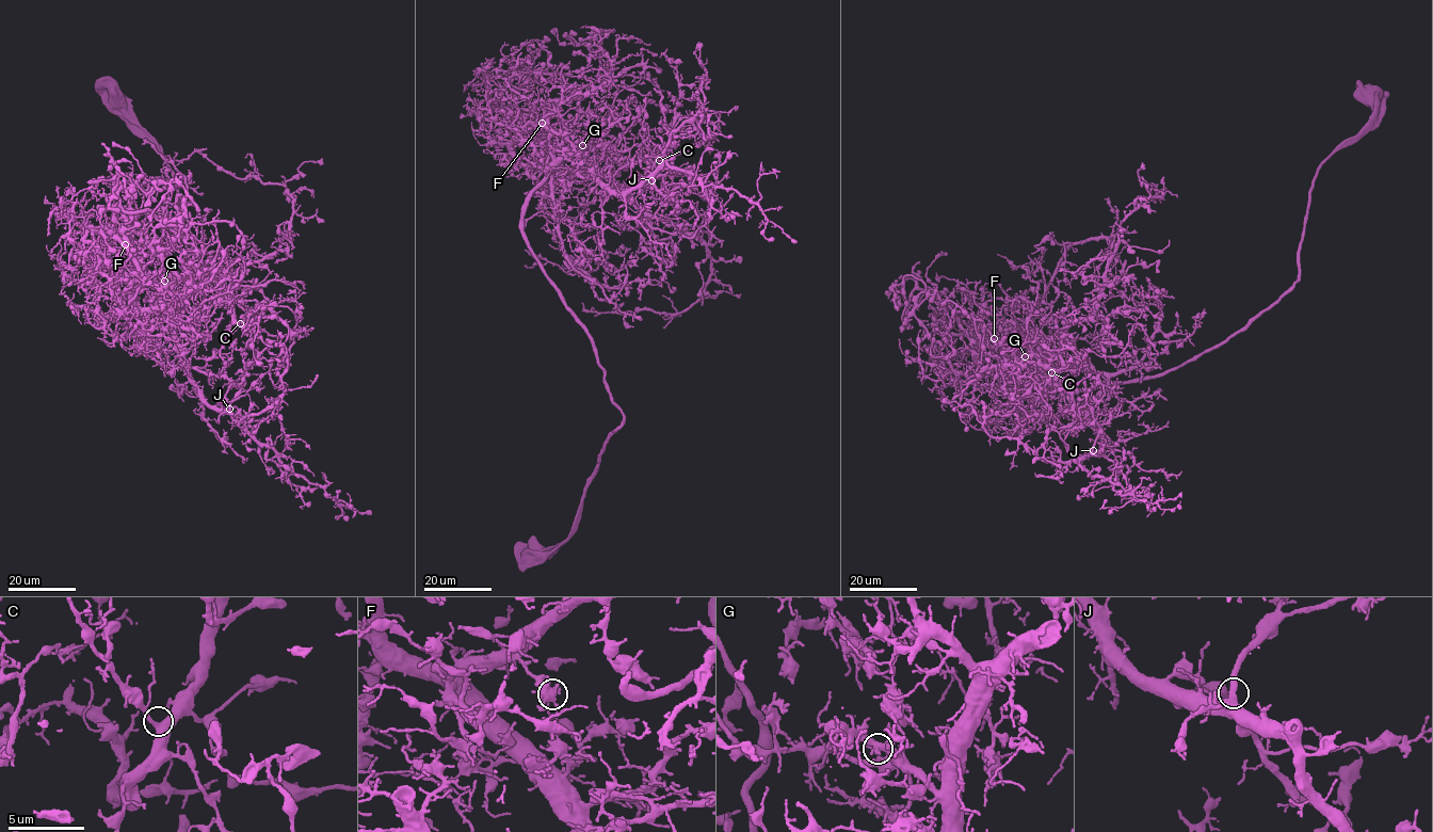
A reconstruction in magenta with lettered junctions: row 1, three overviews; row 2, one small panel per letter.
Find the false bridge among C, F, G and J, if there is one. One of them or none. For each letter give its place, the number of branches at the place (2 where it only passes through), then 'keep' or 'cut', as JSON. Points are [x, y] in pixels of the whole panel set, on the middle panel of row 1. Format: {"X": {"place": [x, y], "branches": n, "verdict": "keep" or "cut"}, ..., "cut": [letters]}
{"C": {"place": [659, 160], "branches": 2, "verdict": "keep"}, "F": {"place": [542, 123], "branches": 2, "verdict": "keep"}, "G": {"place": [582, 145], "branches": 2, "verdict": "keep"}, "J": {"place": [651, 180], "branches": 2, "verdict": "keep"}, "cut": []}

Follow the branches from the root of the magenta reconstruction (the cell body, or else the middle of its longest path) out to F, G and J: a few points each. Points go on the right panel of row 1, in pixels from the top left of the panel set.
F: (1370, 96), (1372, 121), (1315, 179), (1300, 278), (1221, 344), (1068, 392), (1029, 332), (994, 338)
G: (1370, 96), (1372, 121), (1315, 179), (1300, 278), (1243, 328), (1156, 376), (1088, 389), (1046, 386), (1025, 356)
J: (1370, 96), (1372, 122), (1318, 171), (1300, 278), (1276, 302), (1156, 376), (1043, 381), (1099, 435), (1093, 450)

